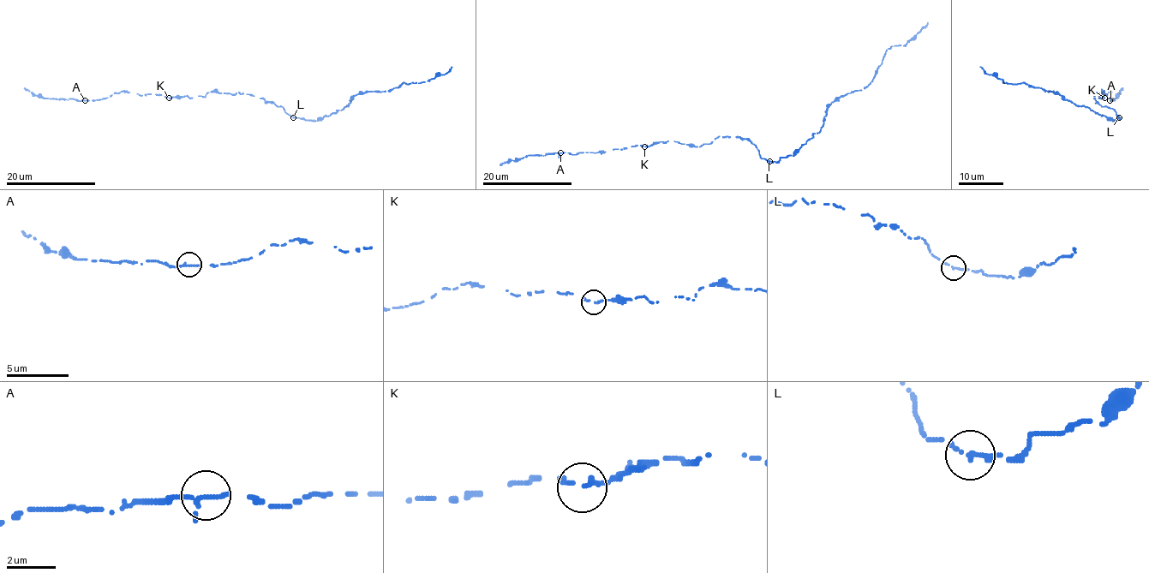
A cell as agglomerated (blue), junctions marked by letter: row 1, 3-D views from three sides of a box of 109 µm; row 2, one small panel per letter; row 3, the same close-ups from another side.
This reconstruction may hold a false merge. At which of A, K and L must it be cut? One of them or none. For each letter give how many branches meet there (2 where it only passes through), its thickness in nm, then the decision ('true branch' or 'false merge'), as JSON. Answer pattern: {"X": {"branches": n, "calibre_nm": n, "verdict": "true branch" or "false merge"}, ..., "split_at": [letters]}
{"A": {"branches": 1, "calibre_nm": 260, "verdict": "true branch"}, "K": {"branches": 1, "calibre_nm": 260, "verdict": "true branch"}, "L": {"branches": 1, "calibre_nm": 260, "verdict": "true branch"}, "split_at": []}

